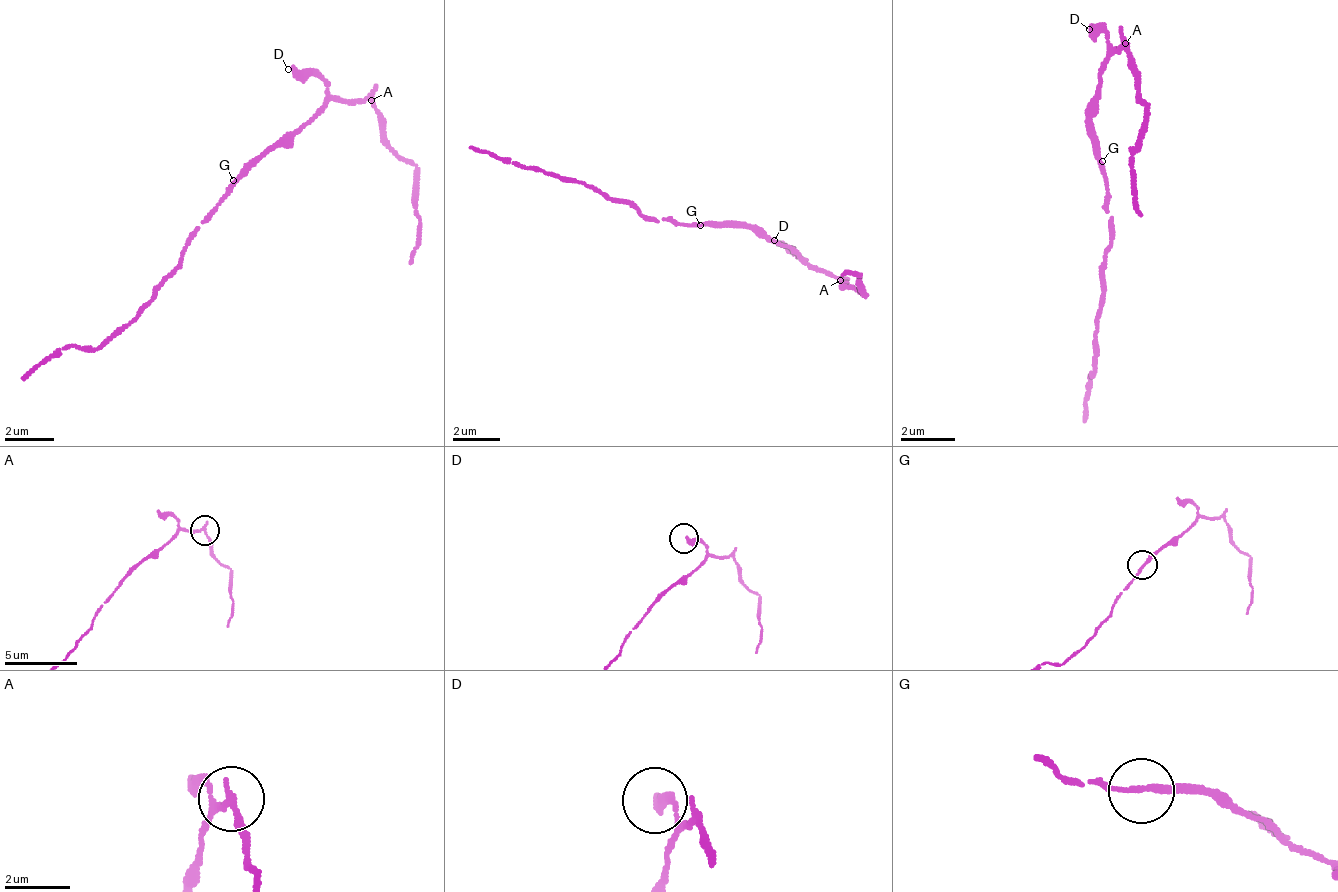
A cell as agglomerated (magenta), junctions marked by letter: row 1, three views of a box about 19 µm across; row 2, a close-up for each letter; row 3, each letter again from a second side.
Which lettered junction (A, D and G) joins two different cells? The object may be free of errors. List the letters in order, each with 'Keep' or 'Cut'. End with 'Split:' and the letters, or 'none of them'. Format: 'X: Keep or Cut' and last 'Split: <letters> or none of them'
A: Cut
D: Keep
G: Keep
Split: A

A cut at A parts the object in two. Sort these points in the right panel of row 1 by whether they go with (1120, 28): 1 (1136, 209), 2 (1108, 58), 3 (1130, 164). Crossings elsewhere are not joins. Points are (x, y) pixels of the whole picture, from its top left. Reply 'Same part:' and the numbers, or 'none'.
Same part: 2

